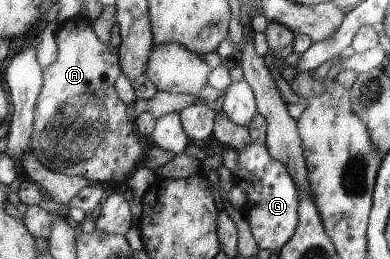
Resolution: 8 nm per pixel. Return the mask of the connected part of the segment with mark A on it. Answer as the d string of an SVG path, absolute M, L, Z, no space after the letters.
M78 16L65 21L55 31L58 59L43 70L43 88L35 105L33 136L30 150L37 160L50 171L69 176L80 176L92 184L105 186L105 181L125 181L129 173L143 159L141 141L129 121L125 103L117 97L113 85L121 75L119 59L101 43L87 17Z

